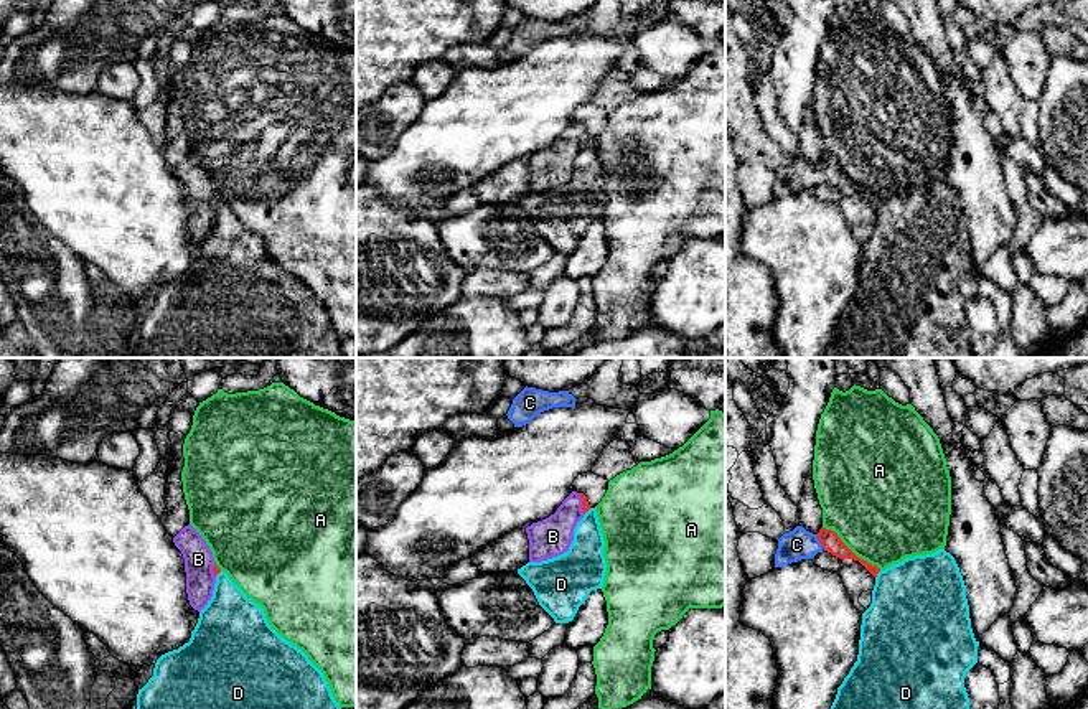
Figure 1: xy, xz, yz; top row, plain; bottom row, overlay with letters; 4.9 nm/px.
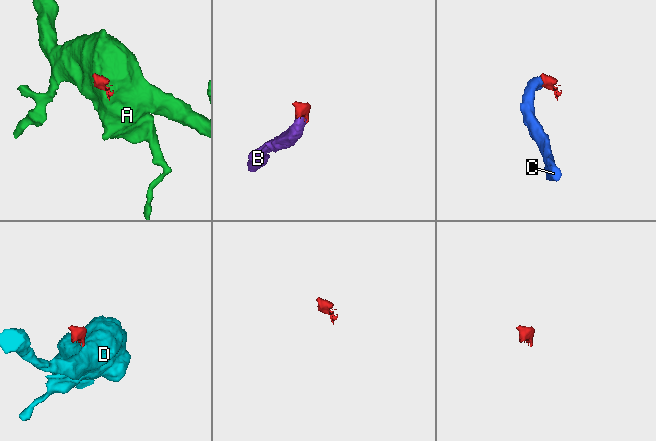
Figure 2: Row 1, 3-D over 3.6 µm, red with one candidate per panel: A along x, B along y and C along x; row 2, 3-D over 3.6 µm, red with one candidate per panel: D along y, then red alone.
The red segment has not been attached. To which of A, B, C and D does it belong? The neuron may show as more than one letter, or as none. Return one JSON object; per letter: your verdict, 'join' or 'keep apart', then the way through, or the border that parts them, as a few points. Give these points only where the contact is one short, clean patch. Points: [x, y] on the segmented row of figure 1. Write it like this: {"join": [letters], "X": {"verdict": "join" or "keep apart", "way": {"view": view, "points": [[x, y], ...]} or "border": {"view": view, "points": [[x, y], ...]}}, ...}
{"join": ["B", "C"], "A": {"verdict": "keep apart", "border": {"view": "yz", "points": [[823, 526], [830, 528], [858, 556], [881, 569]]}}, "B": {"verdict": "join", "way": {"view": "xz", "points": [[586, 507], [582, 503], [553, 536]]}}, "C": {"verdict": "join", "way": {"view": "yz", "points": [[830, 539], [820, 541], [797, 544]]}}, "D": {"verdict": "keep apart", "border": {"view": "yz", "points": [[881, 571], [876, 577]]}}}

